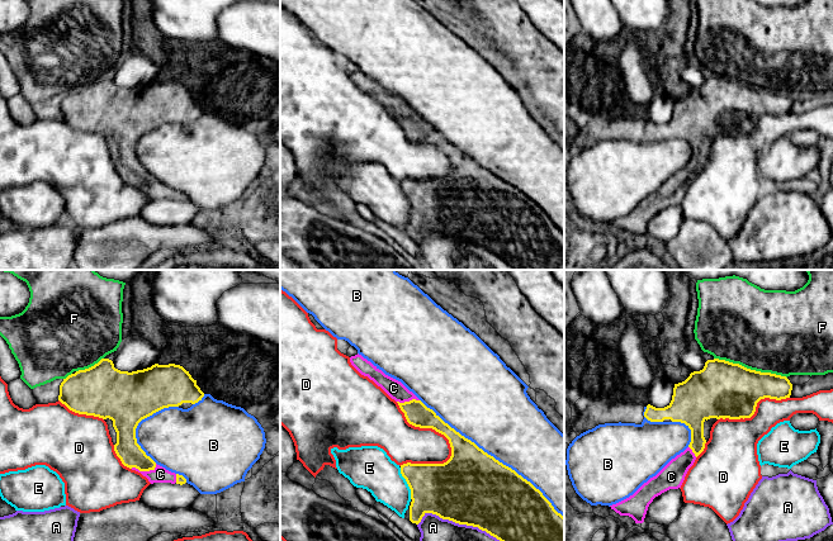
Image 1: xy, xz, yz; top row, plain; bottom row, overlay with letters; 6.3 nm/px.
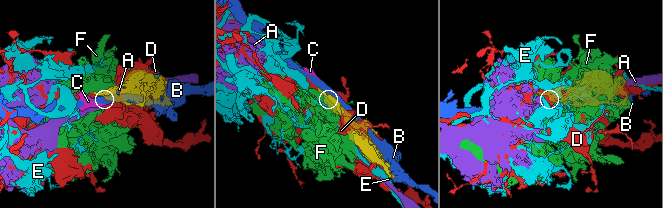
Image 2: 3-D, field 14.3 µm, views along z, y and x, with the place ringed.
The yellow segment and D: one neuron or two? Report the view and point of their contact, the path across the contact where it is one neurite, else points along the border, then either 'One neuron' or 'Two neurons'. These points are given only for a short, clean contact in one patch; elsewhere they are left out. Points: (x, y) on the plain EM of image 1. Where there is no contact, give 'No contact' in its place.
Touches yellow at xz (430, 143). Two neurons

